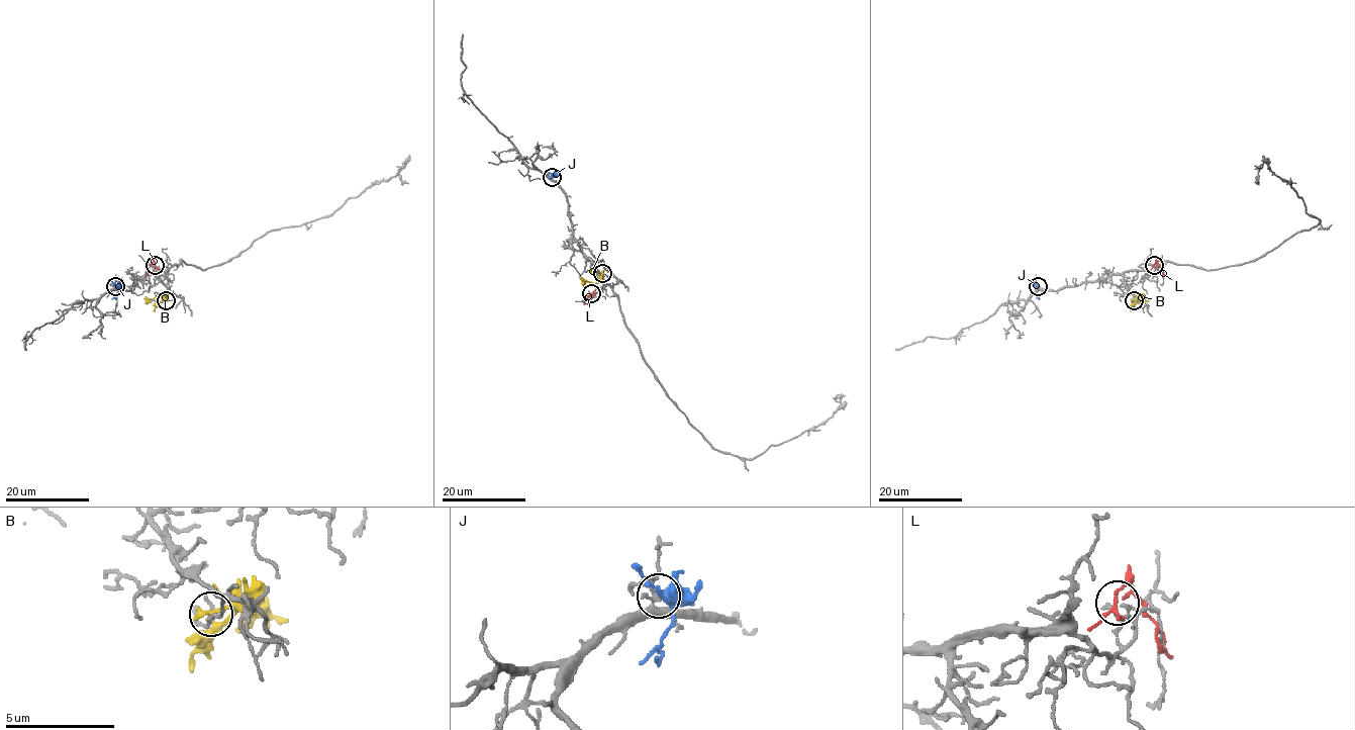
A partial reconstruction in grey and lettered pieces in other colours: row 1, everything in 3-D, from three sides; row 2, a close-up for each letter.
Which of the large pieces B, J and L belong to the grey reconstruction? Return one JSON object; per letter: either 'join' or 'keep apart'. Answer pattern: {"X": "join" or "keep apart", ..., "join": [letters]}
{"B": "keep apart", "J": "keep apart", "L": "keep apart", "join": []}

